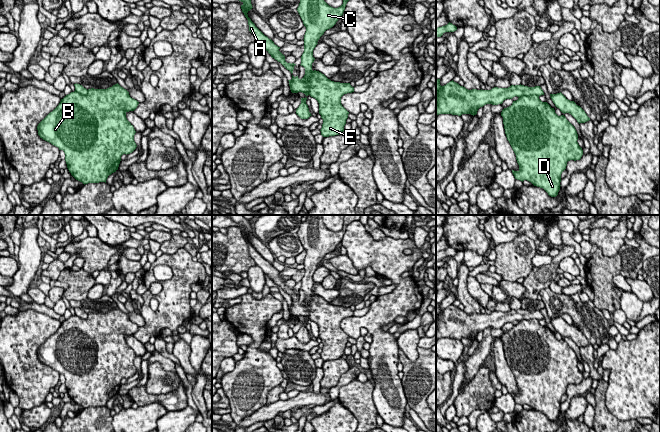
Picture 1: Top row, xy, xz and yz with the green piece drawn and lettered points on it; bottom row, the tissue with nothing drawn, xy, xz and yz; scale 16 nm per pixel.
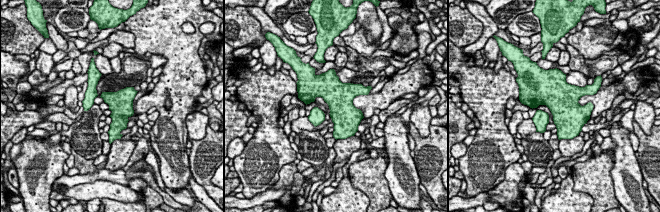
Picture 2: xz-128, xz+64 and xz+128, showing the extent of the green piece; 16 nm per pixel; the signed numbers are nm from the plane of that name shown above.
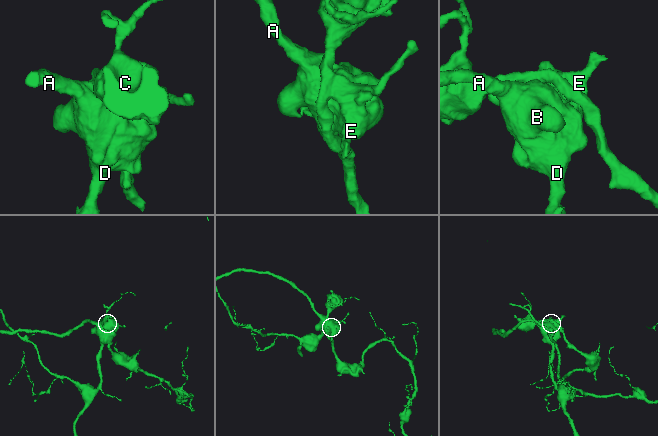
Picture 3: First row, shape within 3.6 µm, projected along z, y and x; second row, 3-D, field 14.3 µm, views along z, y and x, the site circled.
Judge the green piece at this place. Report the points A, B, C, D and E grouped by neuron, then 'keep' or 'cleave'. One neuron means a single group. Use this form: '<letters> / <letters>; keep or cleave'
A B C D E; keep

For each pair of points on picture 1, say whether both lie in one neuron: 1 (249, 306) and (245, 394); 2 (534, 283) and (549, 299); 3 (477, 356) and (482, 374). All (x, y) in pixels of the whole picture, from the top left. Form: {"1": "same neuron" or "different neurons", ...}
{"1": "same neuron", "2": "different neurons", "3": "different neurons"}

